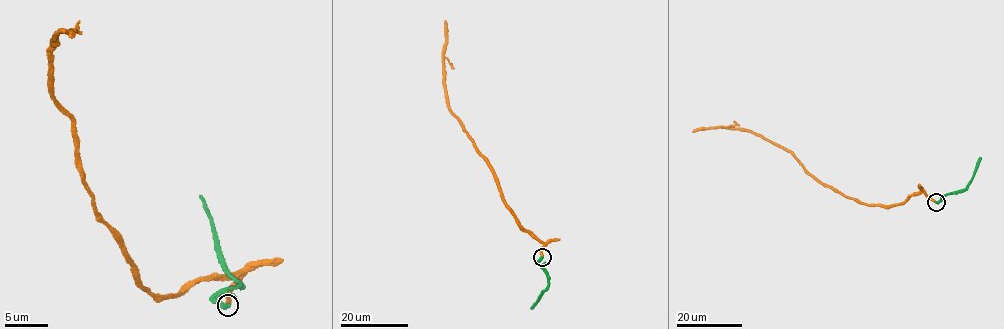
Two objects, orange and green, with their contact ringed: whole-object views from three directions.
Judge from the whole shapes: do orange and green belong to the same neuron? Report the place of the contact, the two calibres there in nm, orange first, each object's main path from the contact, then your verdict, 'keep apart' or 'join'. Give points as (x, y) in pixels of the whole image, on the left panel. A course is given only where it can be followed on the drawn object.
at (227, 305); 300 nm thick on the orange side, 320 nm on the other; orange runs (228, 305), (240, 276), (145, 289), (96, 209), (51, 89), (57, 34), (70, 37); green runs (228, 305), (215, 298), (240, 282), (228, 272), (215, 244), (214, 227), (199, 196); join

